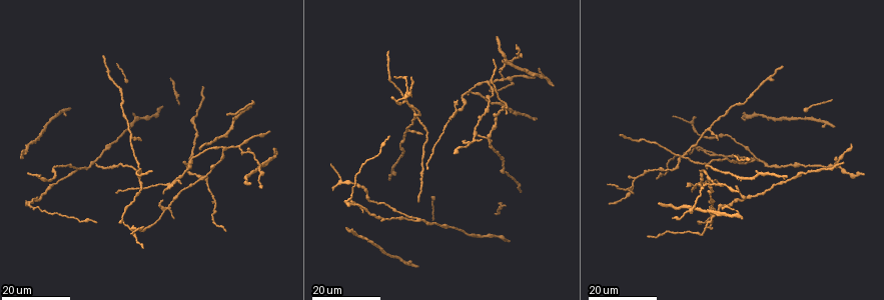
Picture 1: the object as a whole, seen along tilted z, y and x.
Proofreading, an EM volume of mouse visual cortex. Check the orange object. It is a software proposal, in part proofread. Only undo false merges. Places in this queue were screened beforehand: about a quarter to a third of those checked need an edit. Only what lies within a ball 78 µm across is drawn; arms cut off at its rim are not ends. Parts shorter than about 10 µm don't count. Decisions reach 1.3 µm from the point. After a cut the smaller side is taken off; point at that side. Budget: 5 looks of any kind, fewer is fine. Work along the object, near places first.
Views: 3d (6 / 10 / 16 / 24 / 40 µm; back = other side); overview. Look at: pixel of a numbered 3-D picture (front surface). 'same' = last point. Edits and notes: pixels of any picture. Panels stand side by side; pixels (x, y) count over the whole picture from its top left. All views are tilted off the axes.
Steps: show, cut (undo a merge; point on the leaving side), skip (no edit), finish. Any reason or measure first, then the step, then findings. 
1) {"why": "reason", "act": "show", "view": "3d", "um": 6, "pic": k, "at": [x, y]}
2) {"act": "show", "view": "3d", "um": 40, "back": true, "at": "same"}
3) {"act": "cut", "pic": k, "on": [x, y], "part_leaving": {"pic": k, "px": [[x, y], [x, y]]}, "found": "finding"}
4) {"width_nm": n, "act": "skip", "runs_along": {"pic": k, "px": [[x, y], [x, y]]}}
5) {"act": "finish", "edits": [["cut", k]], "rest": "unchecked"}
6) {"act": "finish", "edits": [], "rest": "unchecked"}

{"why": "two arms in line, one across", "act": "show", "view": "3d", "um": 24, "pic": 1, "at": [714, 184]}

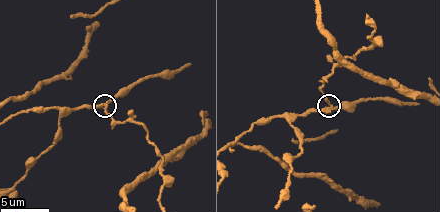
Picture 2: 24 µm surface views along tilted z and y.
{"act": "show", "view": "3d", "um": 6, "pic": 2, "at": [330, 101]}

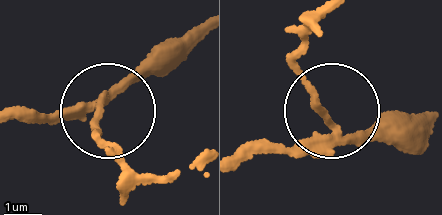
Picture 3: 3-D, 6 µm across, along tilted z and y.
{"width_nm": 180, "act": "cut", "pic": 3, "on": [312, 90], "found": "two neurons meet here"}

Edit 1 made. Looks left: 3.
{"why": "looks like a crossing", "act": "show", "view": "3d", "um": 16, "pic": 1, "at": [684, 156]}

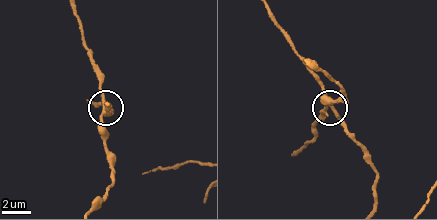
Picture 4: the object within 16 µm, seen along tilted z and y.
{"act": "show", "view": "3d", "um": 6, "at": "same"}

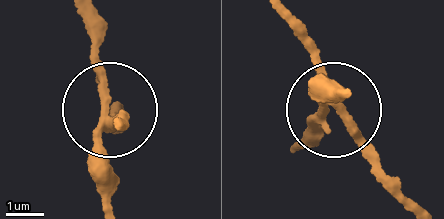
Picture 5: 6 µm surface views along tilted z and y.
{"width_nm": 240, "act": "cut", "pic": 5, "on": [311, 44], "found": "two neurons meet here"}

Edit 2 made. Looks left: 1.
{"why": "narrows sharply", "act": "show", "view": "3d", "um": 10, "pic": 2, "at": [274, 119]}

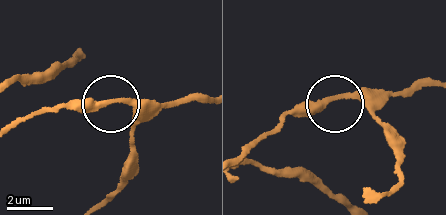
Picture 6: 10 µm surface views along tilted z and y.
{"act": "skip", "runs_along": {"pic": 6, "px": [[240, 159], [295, 114], [336, 101], [391, 95]]}, "found": "all the same neuron"}

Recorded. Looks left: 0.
{"act": "finish", "edits": [["cut", 3], ["cut", 5]], "rest": "unchecked"}

